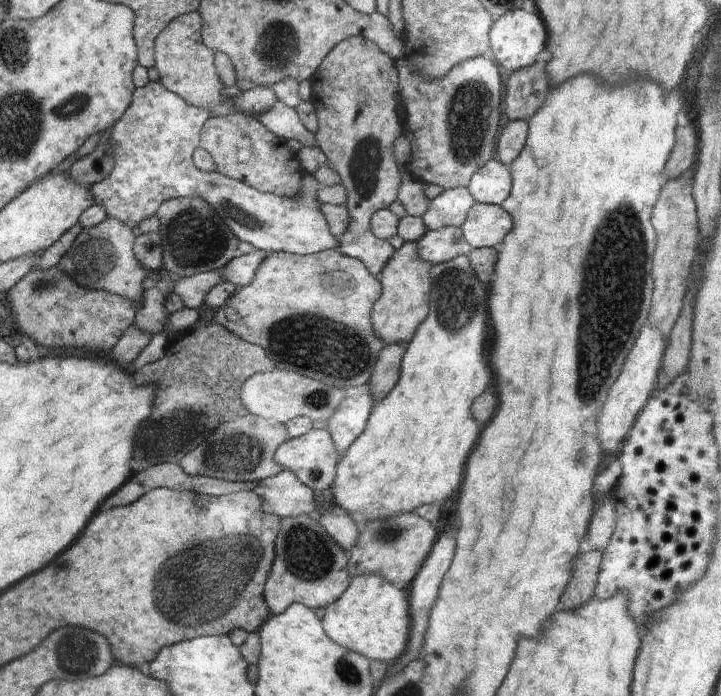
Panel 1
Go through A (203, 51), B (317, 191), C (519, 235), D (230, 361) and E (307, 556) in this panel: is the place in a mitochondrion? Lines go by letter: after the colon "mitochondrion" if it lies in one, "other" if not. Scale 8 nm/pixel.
A: other
B: other
C: other
D: other
E: mitochondrion

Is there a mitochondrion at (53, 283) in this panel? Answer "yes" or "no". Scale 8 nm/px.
yes

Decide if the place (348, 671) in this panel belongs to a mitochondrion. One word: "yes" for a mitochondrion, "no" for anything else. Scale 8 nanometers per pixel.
yes

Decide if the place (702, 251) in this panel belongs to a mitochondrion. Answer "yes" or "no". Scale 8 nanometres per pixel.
no

